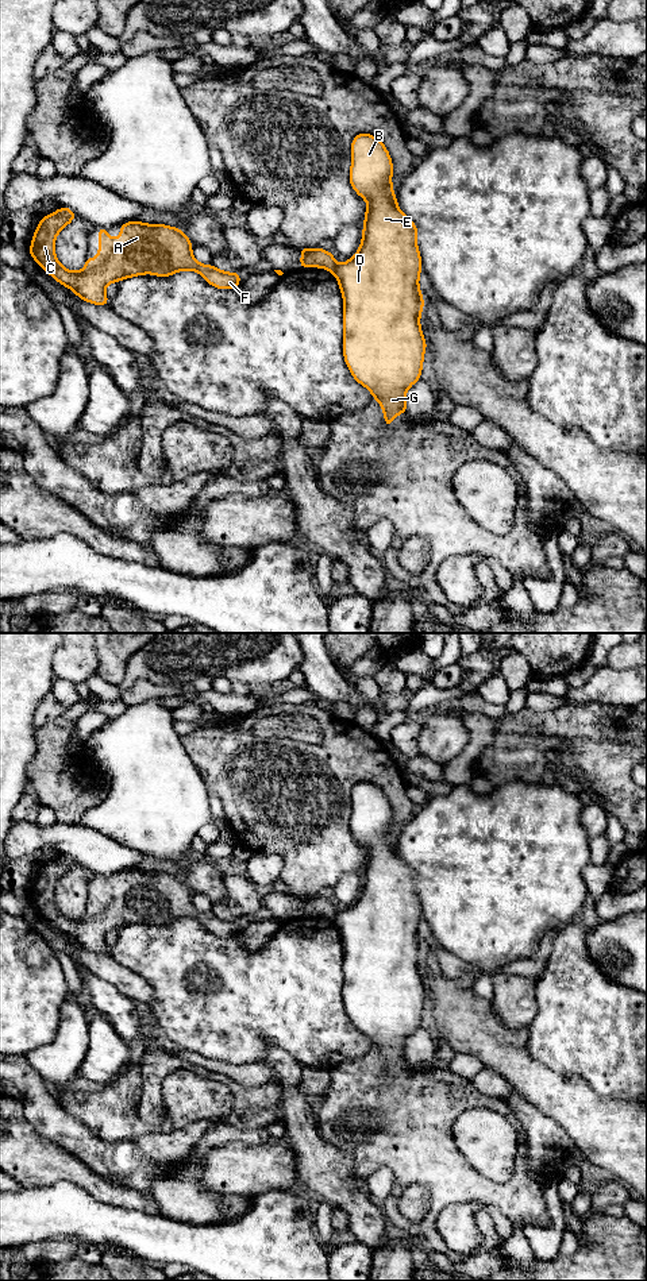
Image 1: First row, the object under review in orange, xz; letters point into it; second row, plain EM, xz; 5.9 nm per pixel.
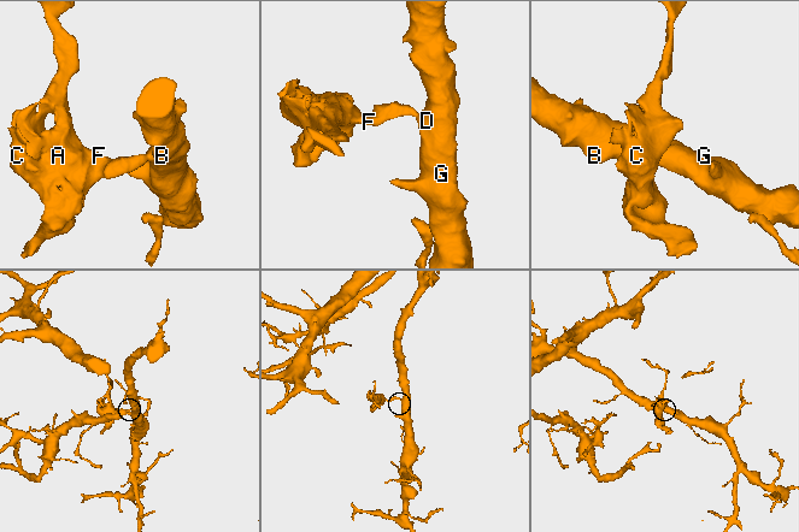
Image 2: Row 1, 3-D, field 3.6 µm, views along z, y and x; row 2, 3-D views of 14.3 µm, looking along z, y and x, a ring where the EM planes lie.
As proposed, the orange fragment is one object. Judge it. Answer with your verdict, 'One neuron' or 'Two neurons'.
Two neurons

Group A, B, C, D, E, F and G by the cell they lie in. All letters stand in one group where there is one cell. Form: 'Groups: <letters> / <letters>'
Groups: A C F / B D E G

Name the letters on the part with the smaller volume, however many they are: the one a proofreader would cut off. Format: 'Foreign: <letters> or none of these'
Foreign: A, C, F

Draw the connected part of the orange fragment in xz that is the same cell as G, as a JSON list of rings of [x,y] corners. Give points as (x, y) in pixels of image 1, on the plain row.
[[[359,782],[355,783],[351,791],[351,818],[350,818],[350,832],[353,837],[359,842],[362,846],[366,848],[367,856],[366,856],[366,863],[365,863],[365,871],[362,872],[363,875],[363,884],[362,890],[359,894],[359,898],[354,904],[351,904],[346,911],[338,912],[336,917],[332,919],[335,926],[339,930],[343,950],[344,950],[344,957],[343,957],[343,1003],[344,1003],[344,1010],[347,1015],[350,1016],[351,1023],[355,1026],[357,1030],[359,1030],[362,1034],[369,1037],[371,1039],[373,1046],[376,1046],[384,1060],[385,1065],[385,1073],[388,1076],[392,1074],[392,1069],[394,1065],[400,1061],[407,1061],[407,1047],[405,1047],[405,1039],[417,1029],[421,1026],[421,1014],[423,1014],[423,1007],[424,1007],[424,999],[427,996],[427,991],[424,988],[421,976],[420,976],[420,962],[424,954],[423,949],[423,942],[420,941],[419,937],[419,923],[421,921],[421,906],[419,900],[419,895],[416,891],[416,883],[417,883],[417,875],[415,871],[408,867],[398,856],[397,849],[396,849],[396,841],[393,840],[392,836],[392,818],[393,818],[393,811],[390,807],[390,803],[384,794],[384,791],[370,783],[370,782]]]

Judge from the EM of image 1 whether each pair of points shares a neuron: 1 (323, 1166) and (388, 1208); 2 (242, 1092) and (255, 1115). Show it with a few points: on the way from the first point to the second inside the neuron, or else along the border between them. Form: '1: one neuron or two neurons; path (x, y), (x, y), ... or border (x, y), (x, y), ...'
1: two neurons; border (378, 1204), (388, 1222)
2: one neuron; path (243, 1098), (255, 1110)

